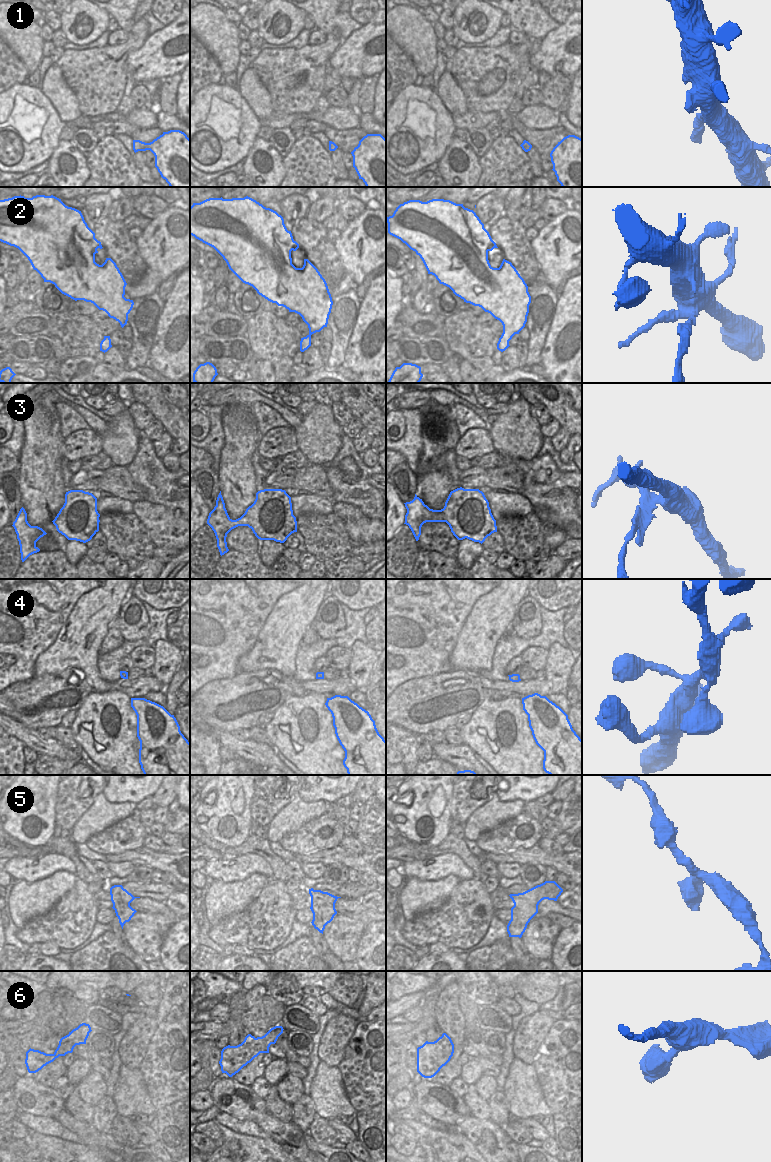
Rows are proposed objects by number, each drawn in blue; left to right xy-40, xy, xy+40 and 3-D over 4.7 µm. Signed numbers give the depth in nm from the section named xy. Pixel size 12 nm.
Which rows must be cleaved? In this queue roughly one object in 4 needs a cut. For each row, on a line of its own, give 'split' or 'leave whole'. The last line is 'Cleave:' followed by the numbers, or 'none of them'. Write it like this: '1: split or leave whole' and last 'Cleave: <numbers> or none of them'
1: leave whole
2: split
3: split
4: leave whole
5: leave whole
6: leave whole
Cleave: 2, 3

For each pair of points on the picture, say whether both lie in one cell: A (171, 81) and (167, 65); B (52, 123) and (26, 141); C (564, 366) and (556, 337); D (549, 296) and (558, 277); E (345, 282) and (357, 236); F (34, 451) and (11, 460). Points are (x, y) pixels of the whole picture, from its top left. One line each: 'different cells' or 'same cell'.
A: different cells
B: same cell
C: same cell
D: different cells
E: different cells
F: different cells

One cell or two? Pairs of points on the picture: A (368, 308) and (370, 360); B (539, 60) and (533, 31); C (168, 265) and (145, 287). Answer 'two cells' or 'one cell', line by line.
A: one cell
B: two cells
C: two cells

